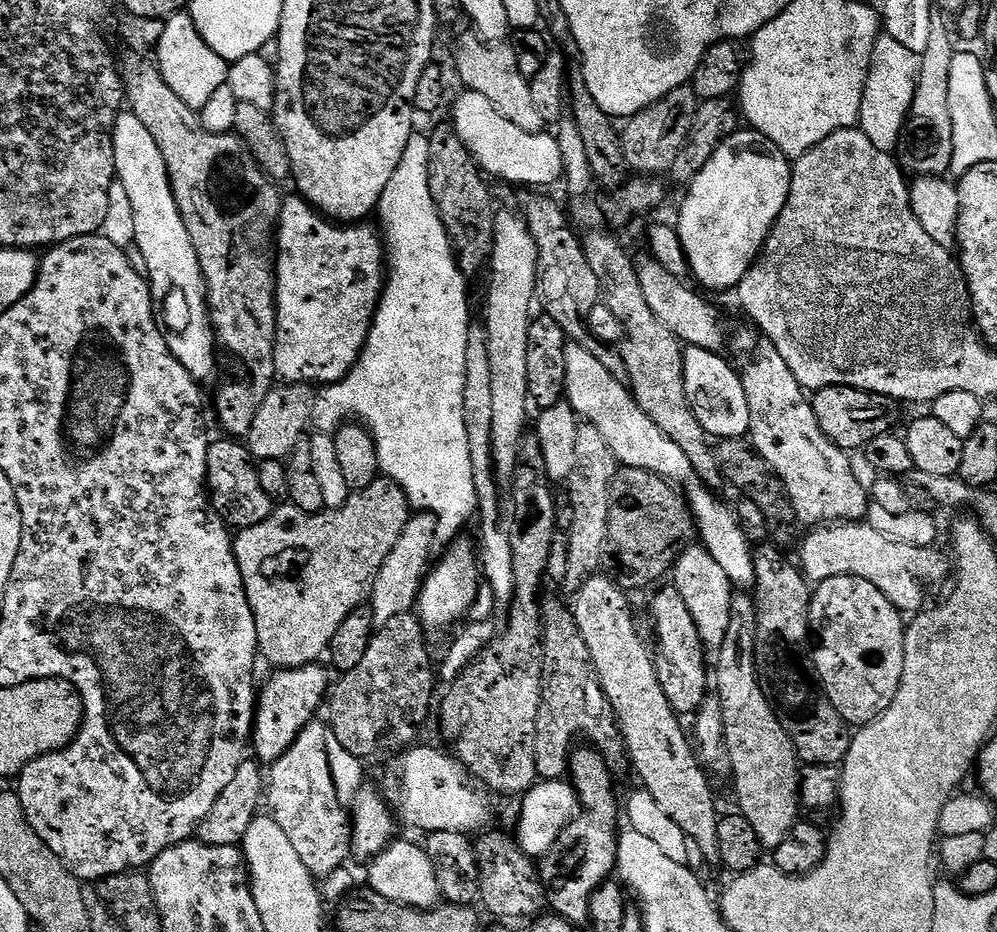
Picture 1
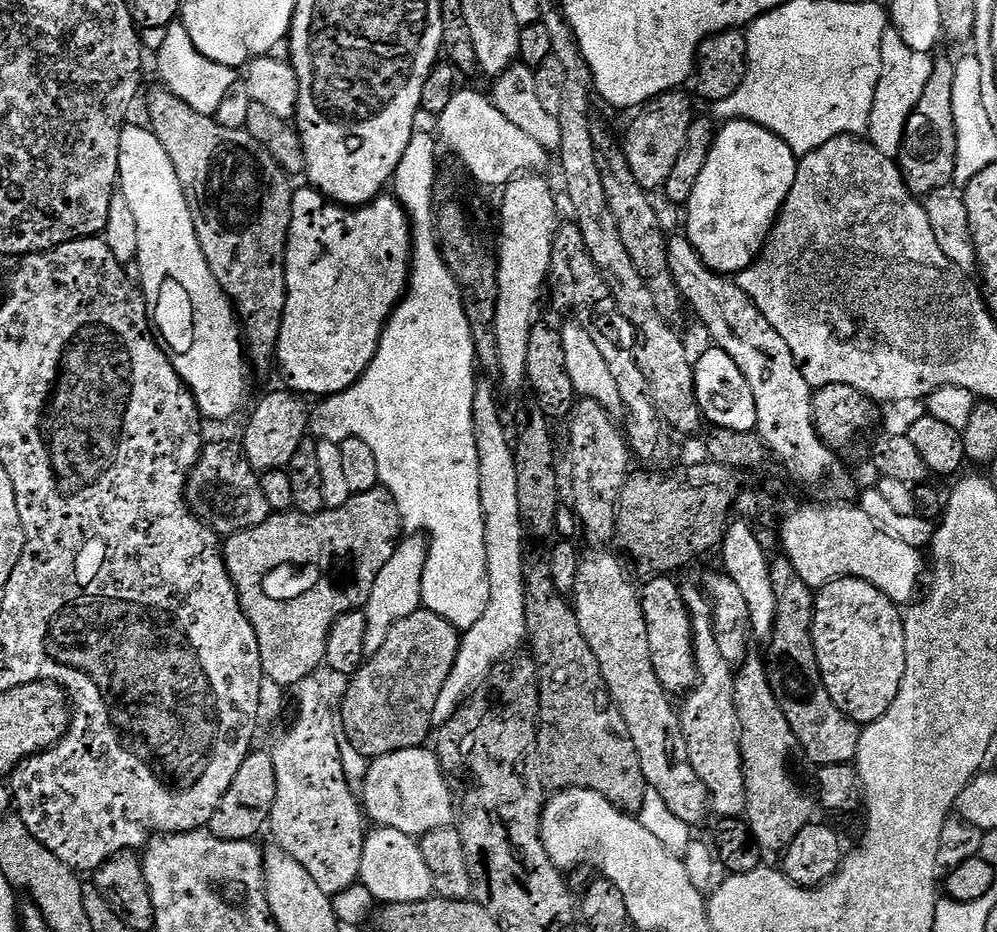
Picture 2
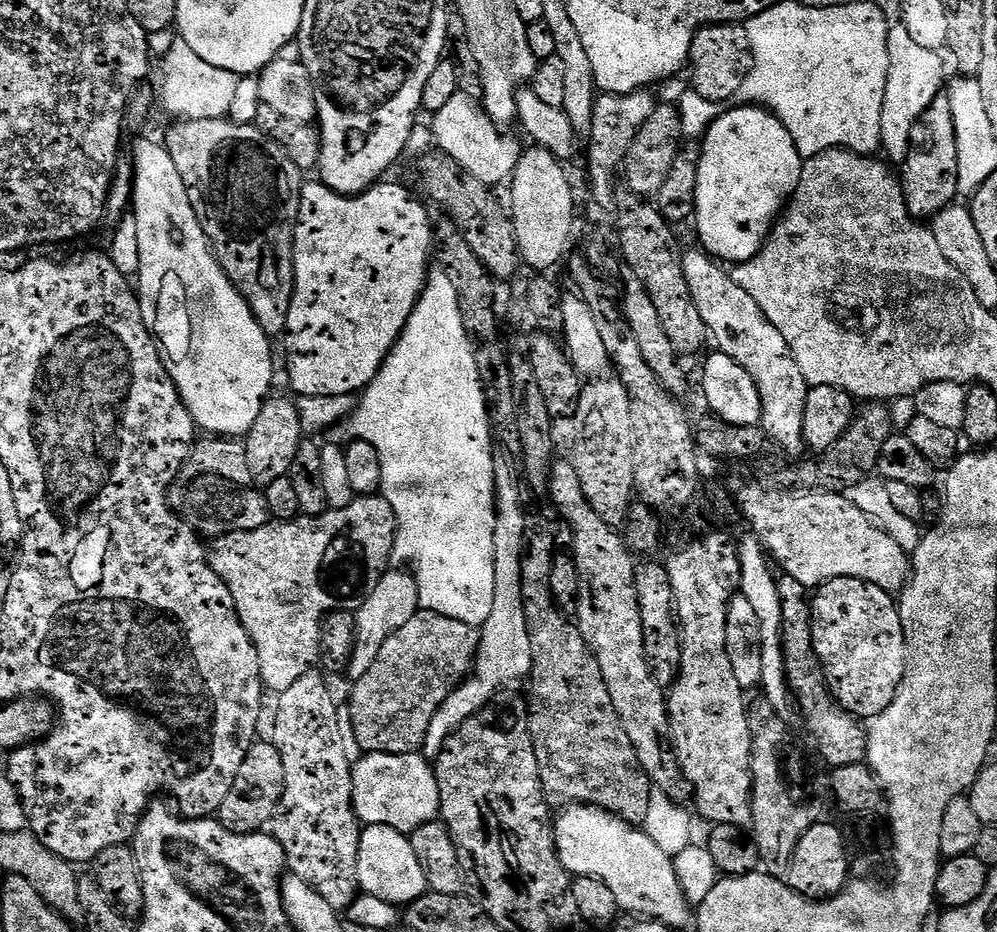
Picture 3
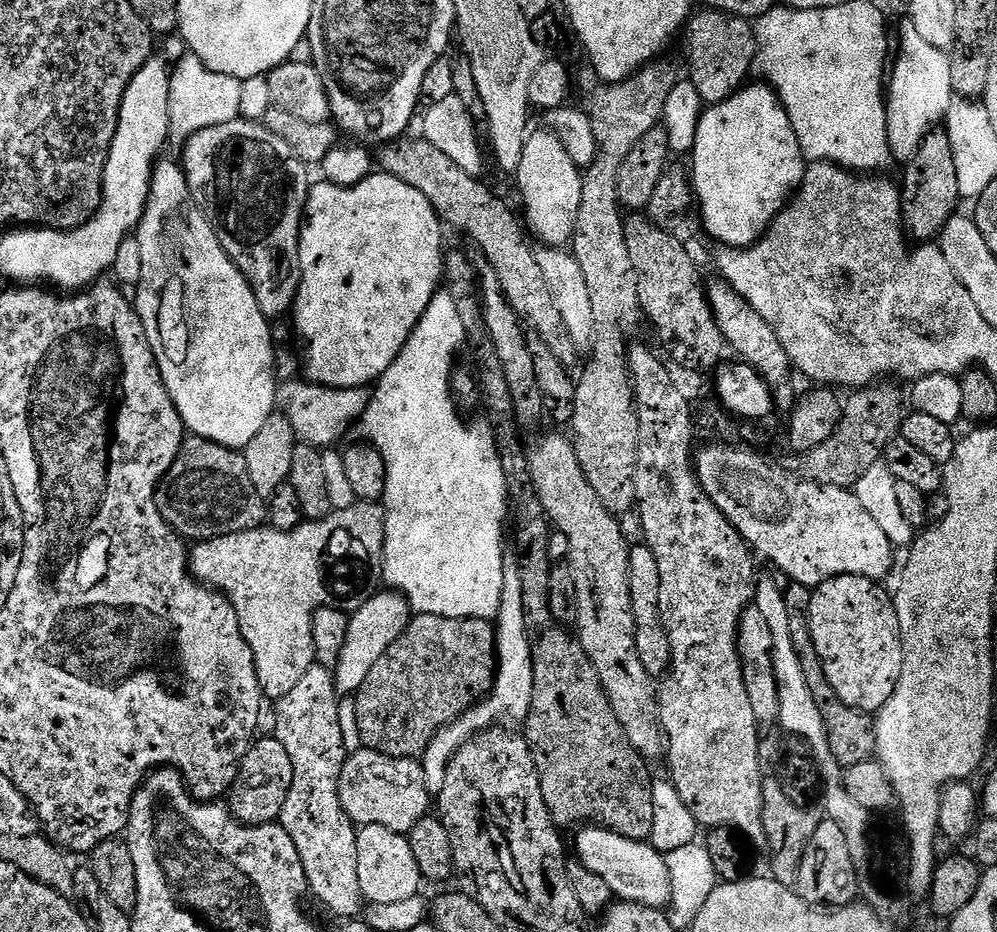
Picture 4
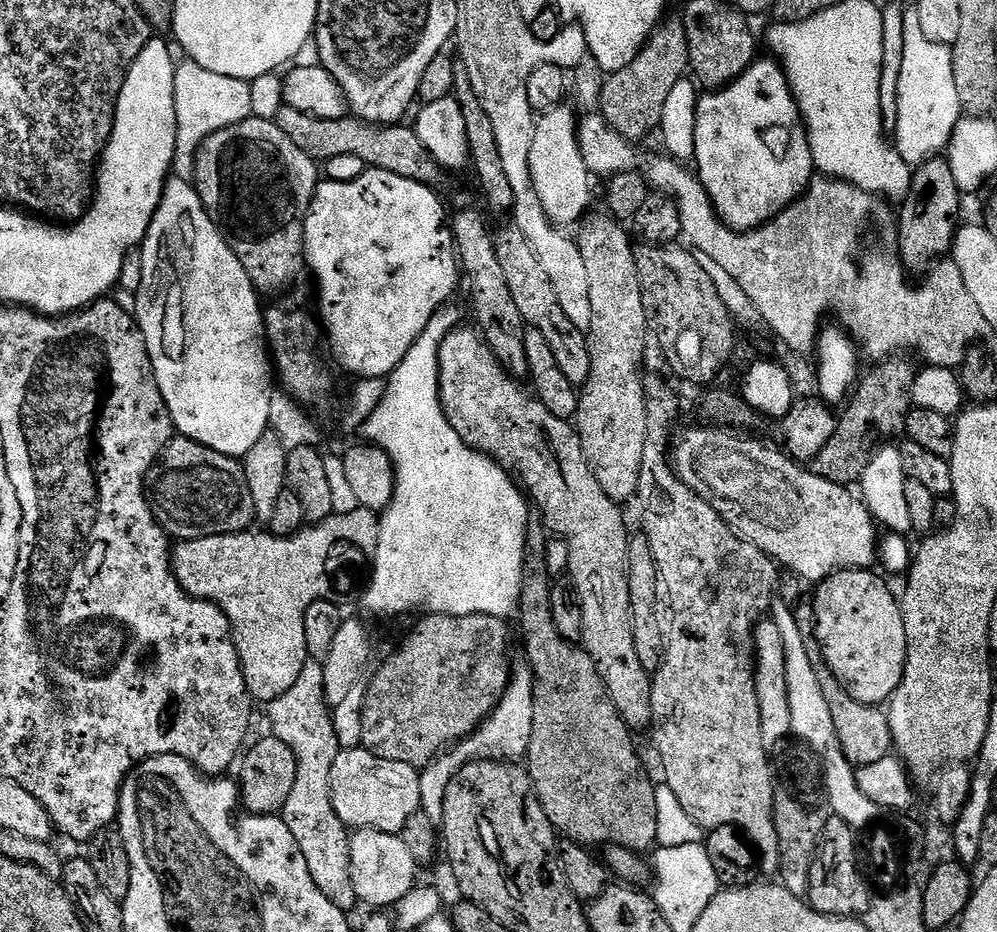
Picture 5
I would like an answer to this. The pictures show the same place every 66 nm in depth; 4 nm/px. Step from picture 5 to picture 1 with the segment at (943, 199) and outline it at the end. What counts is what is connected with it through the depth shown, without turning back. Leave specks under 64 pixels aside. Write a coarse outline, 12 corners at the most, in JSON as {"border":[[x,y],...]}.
{"border":[[933,15],[895,155],[909,177],[954,158],[950,66],[958,48]]}

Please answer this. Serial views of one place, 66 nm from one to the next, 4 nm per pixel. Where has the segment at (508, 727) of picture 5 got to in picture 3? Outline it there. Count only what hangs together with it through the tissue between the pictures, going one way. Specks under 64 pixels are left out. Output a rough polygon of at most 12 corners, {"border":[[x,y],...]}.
{"border":[[493,462],[494,607],[479,629],[476,662],[442,702],[422,754],[532,675],[522,606],[518,472]]}

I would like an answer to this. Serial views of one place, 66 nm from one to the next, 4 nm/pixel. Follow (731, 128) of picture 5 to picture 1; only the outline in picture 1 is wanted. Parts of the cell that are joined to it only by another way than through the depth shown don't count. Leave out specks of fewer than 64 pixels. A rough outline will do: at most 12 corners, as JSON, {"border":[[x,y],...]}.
{"border":[[738,130],[687,185],[680,241],[701,289],[740,285],[792,164]]}

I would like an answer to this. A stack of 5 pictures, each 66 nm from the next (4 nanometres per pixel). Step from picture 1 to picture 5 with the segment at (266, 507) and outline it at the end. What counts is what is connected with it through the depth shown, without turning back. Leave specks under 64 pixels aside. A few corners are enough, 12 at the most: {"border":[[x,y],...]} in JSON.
{"border":[[179,434],[148,472],[169,537],[247,532],[254,498],[237,457]]}

